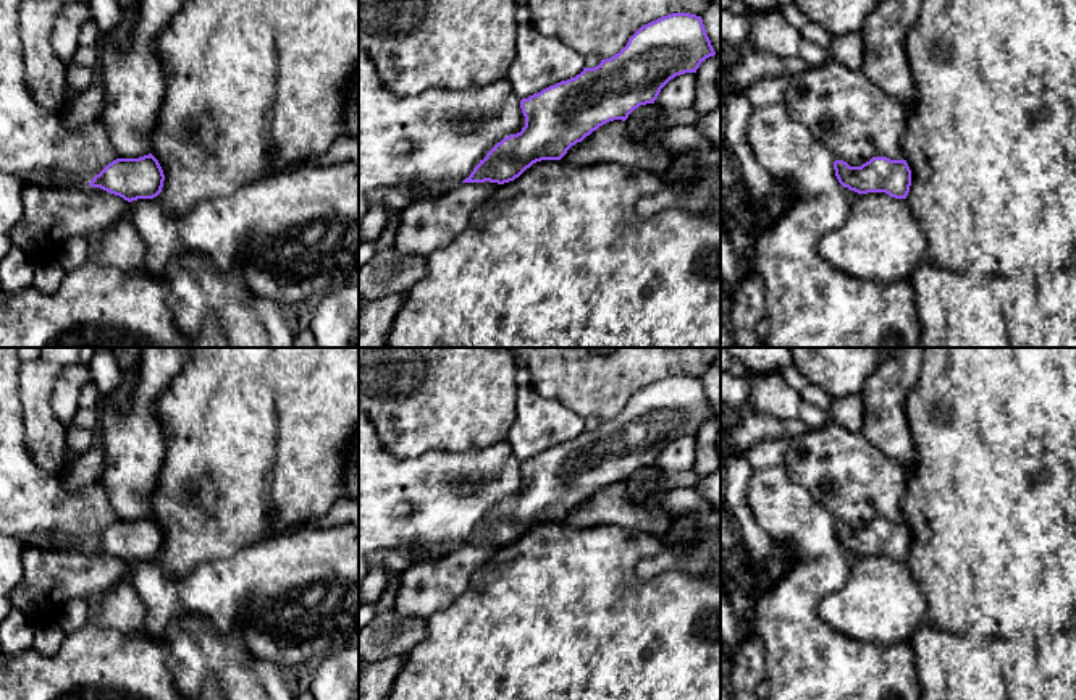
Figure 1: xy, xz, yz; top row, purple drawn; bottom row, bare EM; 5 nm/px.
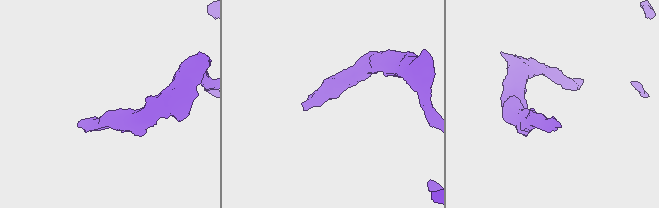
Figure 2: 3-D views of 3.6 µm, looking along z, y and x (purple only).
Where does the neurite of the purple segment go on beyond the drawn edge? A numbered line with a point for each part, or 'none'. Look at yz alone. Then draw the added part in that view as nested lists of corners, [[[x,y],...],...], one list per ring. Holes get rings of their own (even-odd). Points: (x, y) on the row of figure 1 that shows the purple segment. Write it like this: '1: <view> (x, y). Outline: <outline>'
none

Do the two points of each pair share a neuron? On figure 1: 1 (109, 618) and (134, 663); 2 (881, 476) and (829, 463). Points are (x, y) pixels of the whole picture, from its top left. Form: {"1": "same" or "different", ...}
{"1": "different", "2": "same"}

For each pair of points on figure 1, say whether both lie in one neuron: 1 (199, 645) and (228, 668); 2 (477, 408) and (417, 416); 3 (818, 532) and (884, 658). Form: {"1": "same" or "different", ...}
{"1": "same", "2": "same", "3": "same"}

